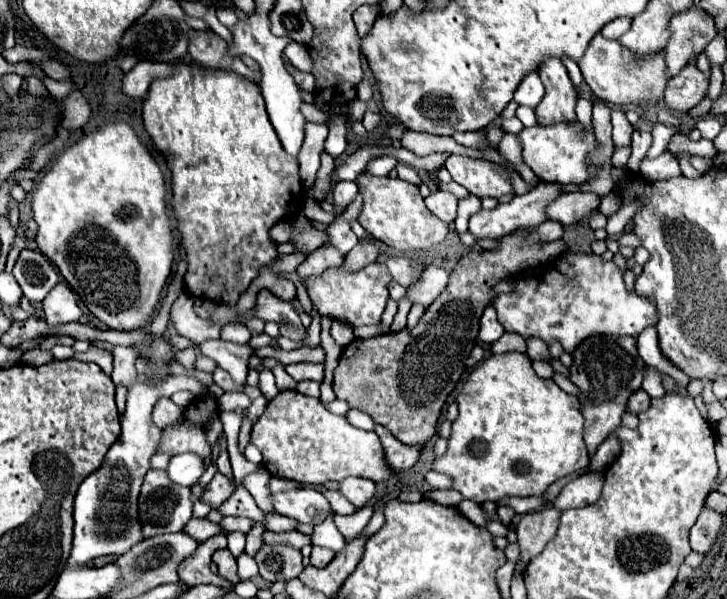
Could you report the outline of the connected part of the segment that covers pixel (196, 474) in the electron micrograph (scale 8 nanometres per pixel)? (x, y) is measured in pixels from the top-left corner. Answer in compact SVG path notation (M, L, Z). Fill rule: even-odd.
M192 452L176 454L168 466L170 478L182 486L194 486L200 480L200 476L204 474L204 470L206 470L204 460Z

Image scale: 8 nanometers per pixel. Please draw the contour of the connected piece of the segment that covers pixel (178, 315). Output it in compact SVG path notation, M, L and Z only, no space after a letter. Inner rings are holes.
M182 292L176 302L170 308L170 324L176 328L176 332L184 338L190 338L194 344L202 344L204 340L212 340L220 336L222 326L202 320L196 316L192 308L192 296Z

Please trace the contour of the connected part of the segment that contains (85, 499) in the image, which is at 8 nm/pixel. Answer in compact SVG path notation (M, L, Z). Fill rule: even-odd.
M170 376L164 382L146 382L144 378L138 378L136 386L128 390L126 398L126 412L122 418L122 434L120 438L110 446L110 450L104 456L104 462L98 470L94 470L90 476L84 478L84 482L78 488L76 500L74 500L74 542L72 542L72 554L70 562L84 566L86 562L114 554L122 556L128 552L136 542L144 540L142 524L138 520L138 494L142 480L146 472L150 470L150 458L156 454L162 430L154 426L150 414L154 404L160 398L168 398L178 390L188 390L194 396L206 394L206 386L202 386L192 376Z

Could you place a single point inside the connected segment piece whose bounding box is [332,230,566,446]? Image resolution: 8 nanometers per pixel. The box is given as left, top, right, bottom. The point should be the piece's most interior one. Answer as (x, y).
(402, 380)

